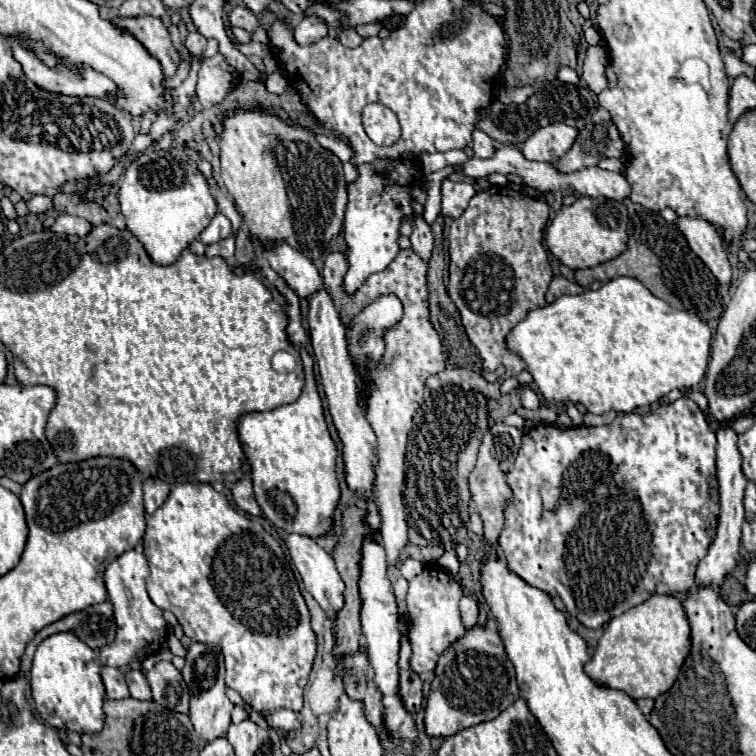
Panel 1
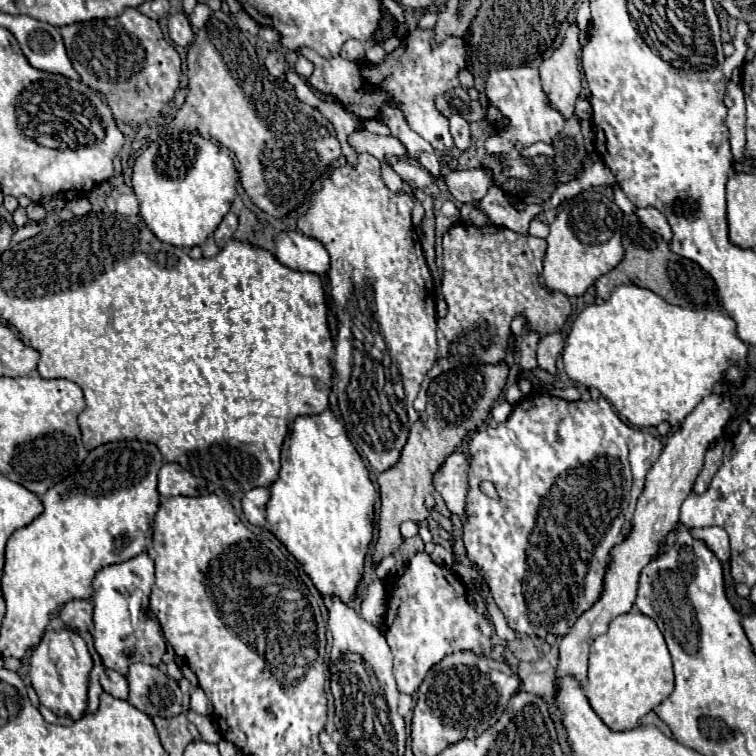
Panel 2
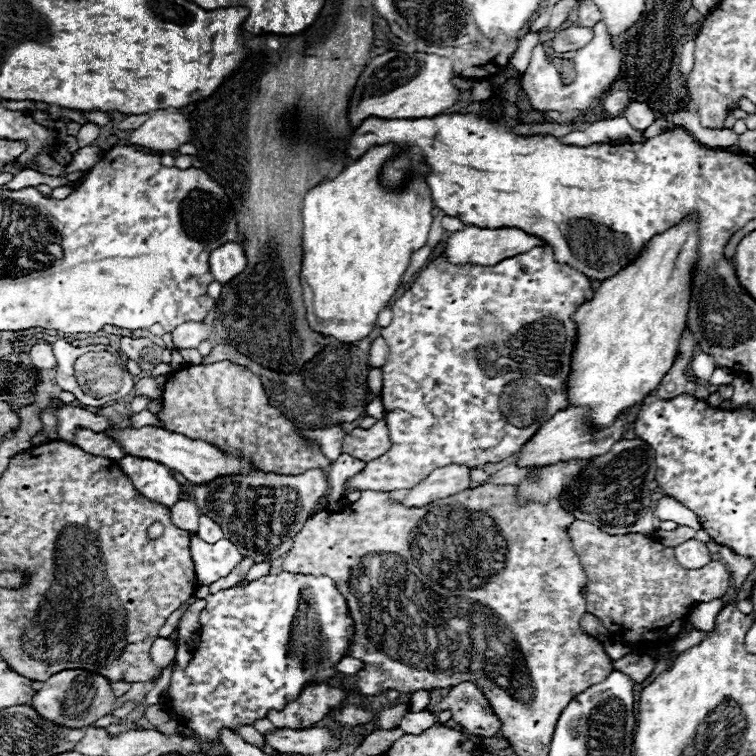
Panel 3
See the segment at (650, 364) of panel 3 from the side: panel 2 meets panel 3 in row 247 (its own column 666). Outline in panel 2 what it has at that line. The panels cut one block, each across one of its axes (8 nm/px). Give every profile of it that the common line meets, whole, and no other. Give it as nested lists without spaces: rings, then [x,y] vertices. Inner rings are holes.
[[[636,610],[614,618],[608,632],[590,646],[586,698],[600,720],[614,732],[634,730],[644,714],[664,702],[674,690],[672,660],[656,622]]]

